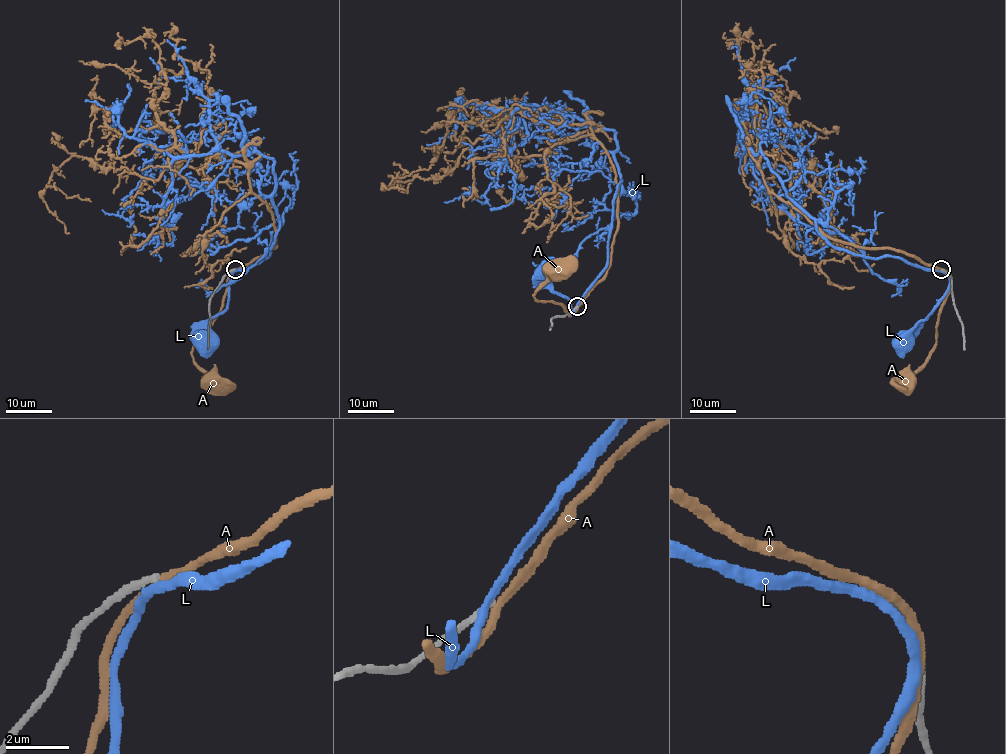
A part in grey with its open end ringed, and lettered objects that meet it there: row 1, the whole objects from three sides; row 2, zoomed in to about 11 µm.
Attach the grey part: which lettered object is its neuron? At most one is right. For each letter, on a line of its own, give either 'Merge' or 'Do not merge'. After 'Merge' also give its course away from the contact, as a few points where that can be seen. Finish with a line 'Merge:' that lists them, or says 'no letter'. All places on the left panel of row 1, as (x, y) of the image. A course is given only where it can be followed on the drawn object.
A: Do not merge
L: Do not merge
Merge: no letter

